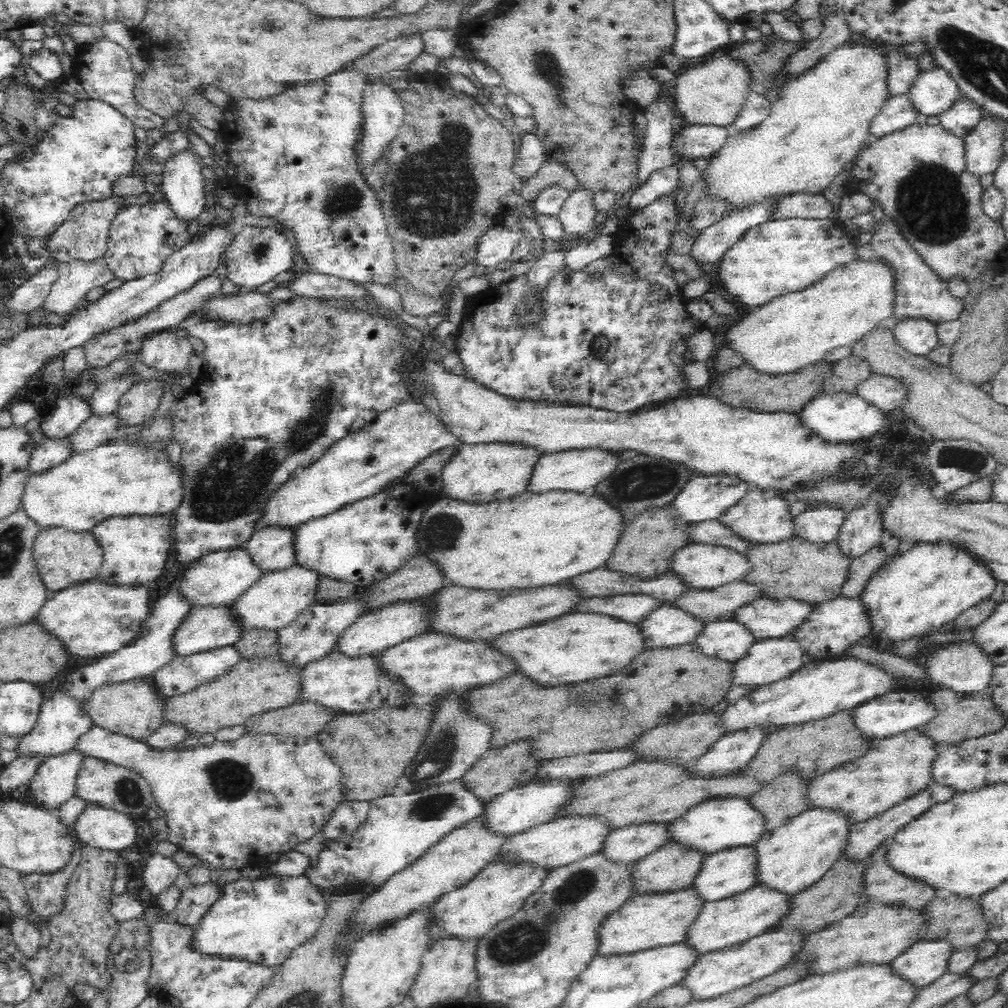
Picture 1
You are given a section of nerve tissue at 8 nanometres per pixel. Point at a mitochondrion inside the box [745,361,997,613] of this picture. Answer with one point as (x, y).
(971, 461)

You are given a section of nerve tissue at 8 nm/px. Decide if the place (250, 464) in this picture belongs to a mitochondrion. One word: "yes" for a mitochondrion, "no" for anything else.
yes

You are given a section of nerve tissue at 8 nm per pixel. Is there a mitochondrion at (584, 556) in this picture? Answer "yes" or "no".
no

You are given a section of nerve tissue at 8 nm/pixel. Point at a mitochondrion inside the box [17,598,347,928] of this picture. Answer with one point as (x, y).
(230, 779)

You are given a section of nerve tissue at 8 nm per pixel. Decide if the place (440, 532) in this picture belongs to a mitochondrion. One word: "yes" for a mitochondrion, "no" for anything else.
yes

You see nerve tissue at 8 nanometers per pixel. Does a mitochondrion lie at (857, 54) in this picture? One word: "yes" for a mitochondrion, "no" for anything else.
no

